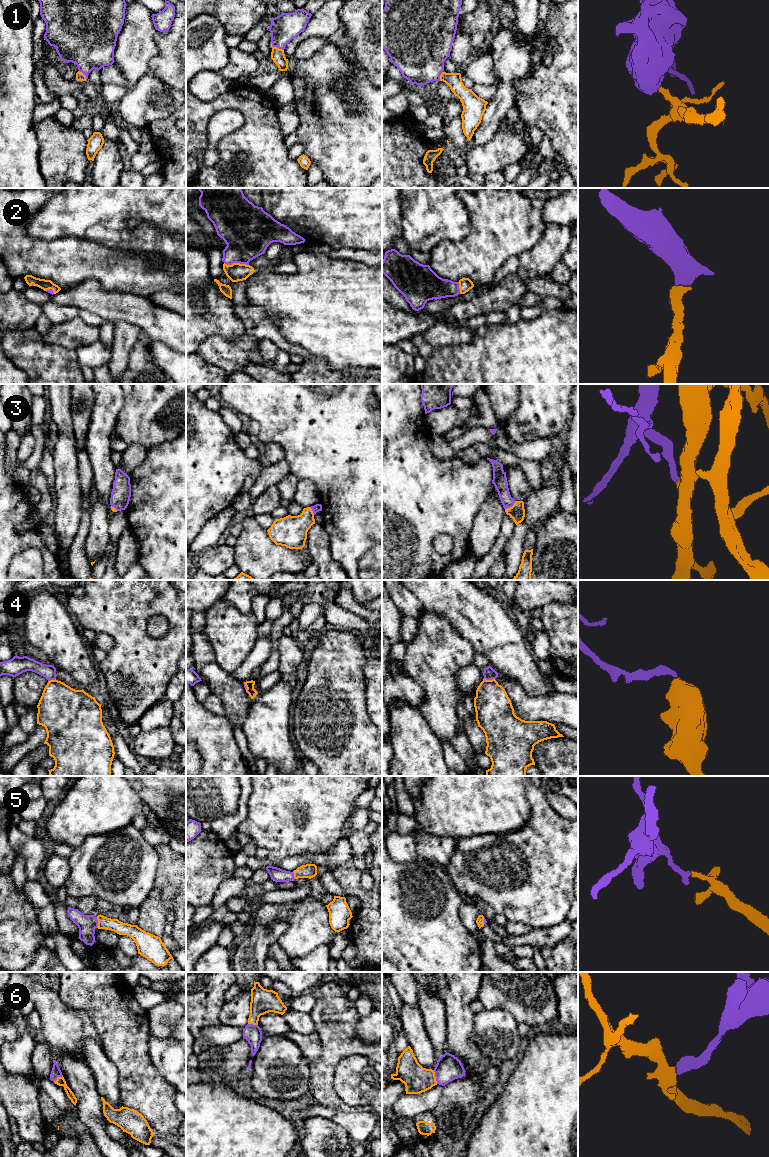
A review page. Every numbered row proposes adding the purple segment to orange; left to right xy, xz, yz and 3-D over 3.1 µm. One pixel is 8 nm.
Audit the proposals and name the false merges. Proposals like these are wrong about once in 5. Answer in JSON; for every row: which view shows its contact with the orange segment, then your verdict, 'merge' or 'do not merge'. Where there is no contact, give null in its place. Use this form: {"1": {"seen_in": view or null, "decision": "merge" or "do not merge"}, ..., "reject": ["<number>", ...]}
{"1": {"seen_in": "xz", "decision": "merge"}, "2": {"seen_in": "xz", "decision": "merge"}, "3": {"seen_in": "yz", "decision": "merge"}, "4": {"seen_in": "yz", "decision": "do not merge"}, "5": {"seen_in": "xy", "decision": "merge"}, "6": {"seen_in": "yz", "decision": "merge"}, "reject": ["4"]}

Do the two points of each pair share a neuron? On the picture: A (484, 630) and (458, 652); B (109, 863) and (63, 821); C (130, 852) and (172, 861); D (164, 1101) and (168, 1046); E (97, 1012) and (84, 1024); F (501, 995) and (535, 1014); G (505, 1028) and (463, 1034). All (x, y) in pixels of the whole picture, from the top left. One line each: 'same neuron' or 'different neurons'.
A: different neurons
B: different neurons
C: different neurons
D: different neurons
E: different neurons
F: same neuron
G: different neurons

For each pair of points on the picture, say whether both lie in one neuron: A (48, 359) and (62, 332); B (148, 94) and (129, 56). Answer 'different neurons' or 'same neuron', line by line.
A: different neurons
B: different neurons

